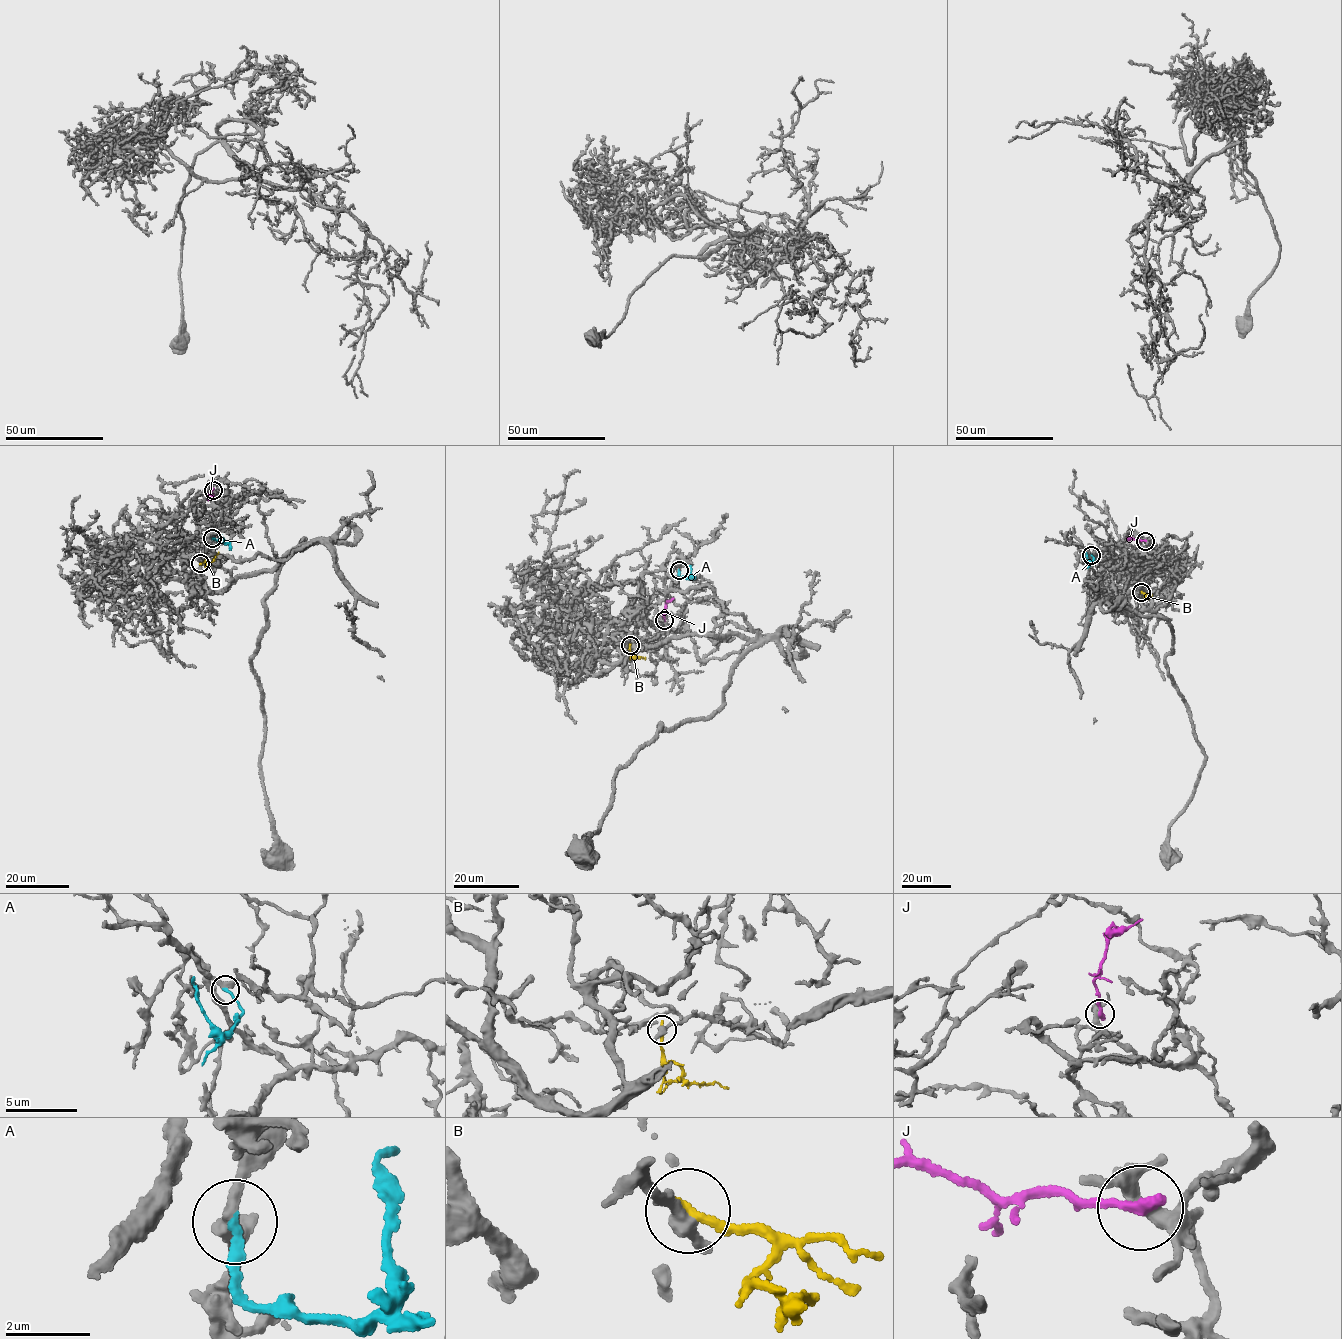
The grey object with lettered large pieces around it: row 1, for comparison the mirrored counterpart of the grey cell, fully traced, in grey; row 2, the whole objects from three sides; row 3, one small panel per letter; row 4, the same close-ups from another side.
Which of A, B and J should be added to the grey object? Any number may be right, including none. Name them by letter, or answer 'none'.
A

